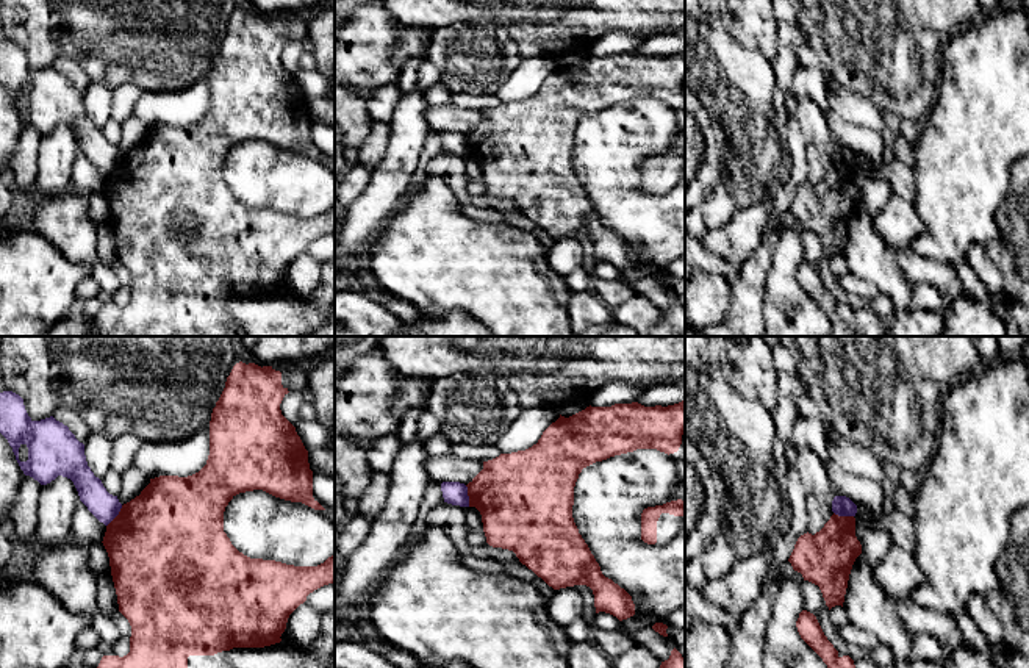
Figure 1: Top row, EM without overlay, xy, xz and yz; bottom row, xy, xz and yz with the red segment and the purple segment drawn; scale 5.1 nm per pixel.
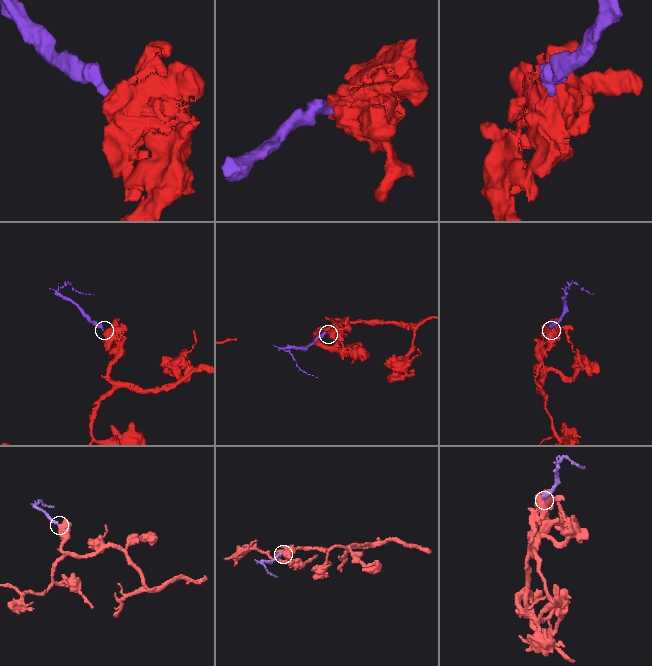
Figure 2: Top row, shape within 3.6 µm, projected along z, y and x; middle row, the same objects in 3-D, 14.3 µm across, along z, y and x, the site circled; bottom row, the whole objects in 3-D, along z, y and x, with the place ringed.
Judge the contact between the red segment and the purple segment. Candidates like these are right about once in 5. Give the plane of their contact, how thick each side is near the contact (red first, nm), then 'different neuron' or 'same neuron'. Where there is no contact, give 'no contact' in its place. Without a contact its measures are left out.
contact in xz; calibres 420 and 120 nm; different neuron

